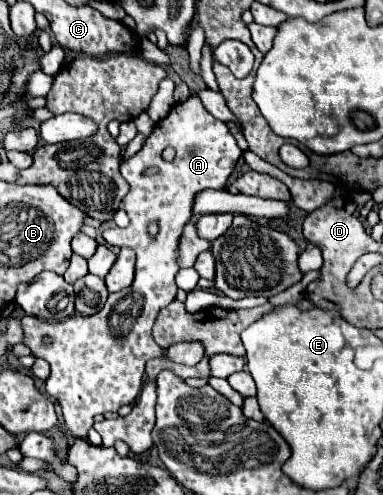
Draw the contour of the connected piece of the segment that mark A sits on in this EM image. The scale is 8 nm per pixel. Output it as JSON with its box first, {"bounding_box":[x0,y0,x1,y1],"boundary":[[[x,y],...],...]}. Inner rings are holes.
{"bounding_box":[22,96,242,438],"boundary":[[[190,96],[186,102],[176,104],[170,114],[160,120],[154,128],[154,132],[144,140],[144,146],[140,152],[136,152],[130,160],[124,160],[120,166],[120,174],[126,178],[130,184],[130,192],[124,196],[122,204],[124,210],[130,216],[130,224],[122,228],[114,227],[112,230],[104,230],[104,240],[110,246],[116,248],[132,248],[136,252],[136,274],[134,282],[126,292],[114,292],[108,294],[106,304],[102,306],[100,312],[94,316],[70,316],[64,322],[44,322],[34,316],[22,316],[22,326],[24,326],[24,344],[32,350],[34,356],[44,358],[50,364],[50,376],[46,380],[46,392],[56,398],[56,402],[62,406],[64,422],[66,428],[72,436],[86,438],[88,430],[94,424],[96,414],[104,412],[118,412],[120,406],[130,404],[138,398],[138,392],[142,390],[142,374],[144,374],[144,364],[150,358],[168,358],[170,362],[184,364],[184,366],[194,366],[204,358],[204,346],[200,342],[180,342],[172,345],[168,350],[164,350],[154,342],[152,338],[152,326],[158,316],[158,310],[168,306],[174,296],[176,296],[176,282],[174,276],[180,270],[176,264],[176,248],[178,248],[178,238],[182,234],[182,226],[190,220],[192,216],[192,202],[196,192],[214,188],[222,190],[228,182],[228,176],[234,170],[234,164],[238,162],[242,150],[236,144],[236,138],[230,134],[228,126],[220,120],[216,120],[200,102],[198,96]],[[172,146],[176,150],[176,158],[172,162],[166,162],[162,158],[164,148]],[[156,222],[158,224],[158,234],[150,236],[148,234],[148,224]],[[42,336],[52,336],[52,346],[42,344]]]}

